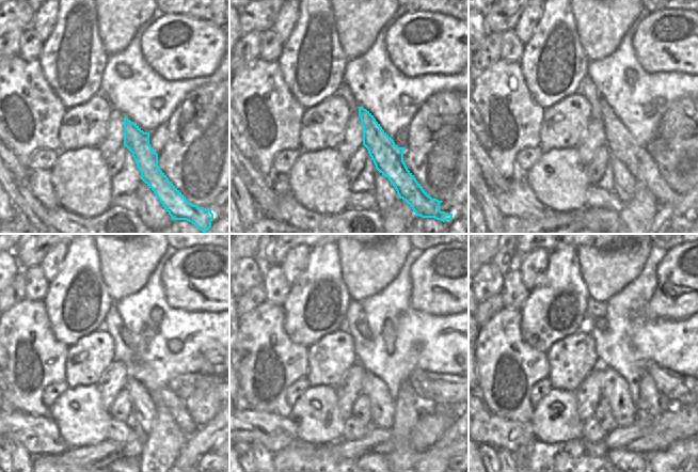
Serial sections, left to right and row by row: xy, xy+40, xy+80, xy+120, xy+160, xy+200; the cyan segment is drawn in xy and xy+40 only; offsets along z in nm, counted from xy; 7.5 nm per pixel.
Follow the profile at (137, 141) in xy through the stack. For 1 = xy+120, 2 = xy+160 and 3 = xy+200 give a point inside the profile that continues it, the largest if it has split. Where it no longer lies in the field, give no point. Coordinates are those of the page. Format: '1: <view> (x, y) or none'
1: xy+120 (163, 397)
2: xy+160 (363, 326)
3: xy+200 (601, 324)

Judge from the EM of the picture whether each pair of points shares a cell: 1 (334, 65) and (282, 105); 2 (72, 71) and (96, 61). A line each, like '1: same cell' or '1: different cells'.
1: different cells
2: same cell

